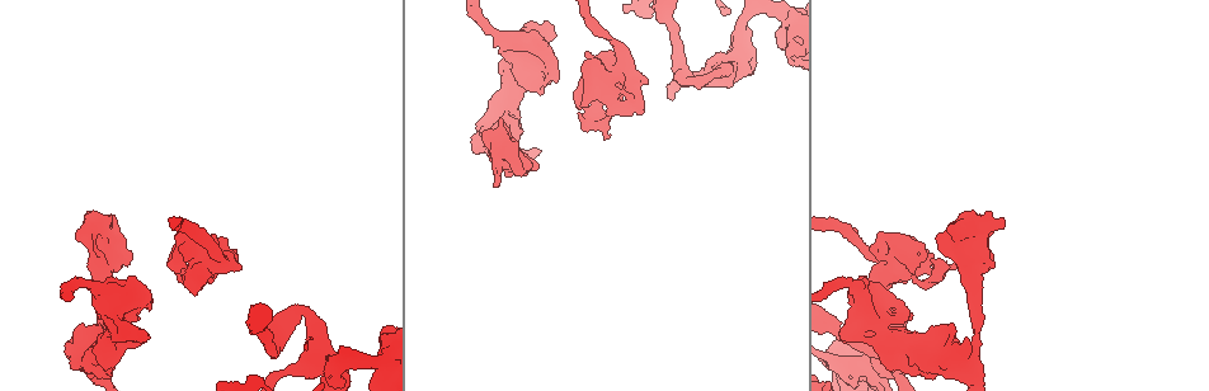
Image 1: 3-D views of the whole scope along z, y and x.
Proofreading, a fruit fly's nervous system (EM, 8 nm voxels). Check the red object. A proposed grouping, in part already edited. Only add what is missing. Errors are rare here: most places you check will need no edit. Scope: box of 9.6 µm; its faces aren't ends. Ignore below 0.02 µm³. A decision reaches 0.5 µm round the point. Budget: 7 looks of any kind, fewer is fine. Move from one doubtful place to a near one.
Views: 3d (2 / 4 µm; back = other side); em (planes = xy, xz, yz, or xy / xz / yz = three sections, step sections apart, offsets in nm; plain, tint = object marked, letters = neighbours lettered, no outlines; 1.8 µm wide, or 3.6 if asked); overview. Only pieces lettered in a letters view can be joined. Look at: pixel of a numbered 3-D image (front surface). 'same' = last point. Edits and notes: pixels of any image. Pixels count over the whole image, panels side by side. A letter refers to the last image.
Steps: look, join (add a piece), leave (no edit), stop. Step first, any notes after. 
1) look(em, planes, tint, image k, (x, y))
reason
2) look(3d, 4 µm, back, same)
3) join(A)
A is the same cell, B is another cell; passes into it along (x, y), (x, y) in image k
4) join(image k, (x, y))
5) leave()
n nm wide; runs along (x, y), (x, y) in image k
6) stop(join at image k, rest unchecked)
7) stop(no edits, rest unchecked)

look(3d, 4 µm, image 1, (735, 62))
sharp bend

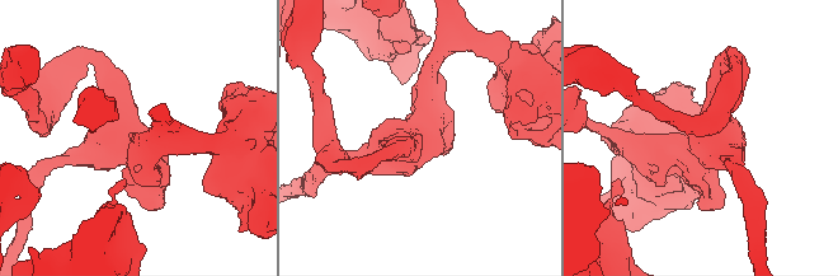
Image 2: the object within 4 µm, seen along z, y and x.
look(em, 3.6 µm, planes, tint, image 2, (705, 149))
4 arms

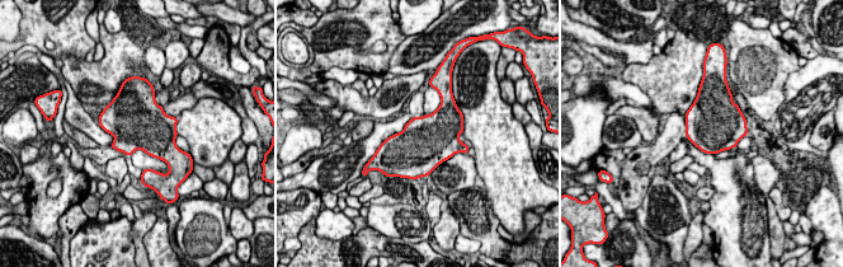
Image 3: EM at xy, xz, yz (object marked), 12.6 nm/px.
look(em, 3.6 µm, planes, letters, same)
what lies round it

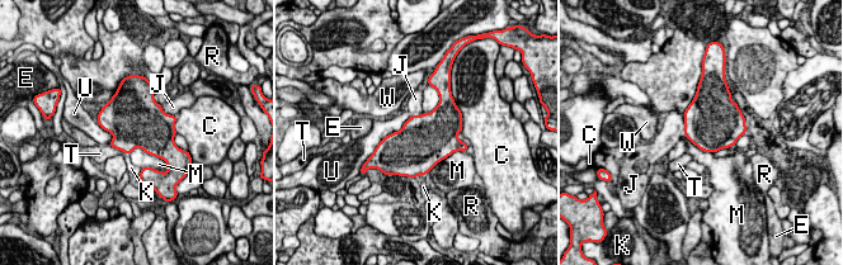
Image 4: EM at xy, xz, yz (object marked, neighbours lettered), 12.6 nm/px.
leave()
C, E, J, K, M, R, T, U and W are other cells; none of them fits

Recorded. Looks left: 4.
look(em, planes, letters, image 1, (881, 233))
stops while still wide

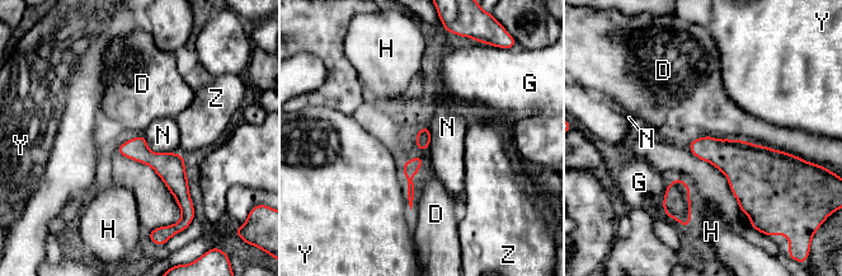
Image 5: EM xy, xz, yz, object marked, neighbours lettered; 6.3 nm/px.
leave()
D, G, H, N, Y and Z are other cells; runs along (121, 149), (154, 159), (186, 197) in image 5; none of them fits

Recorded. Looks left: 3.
look(em, 3.6 µm, xy, step 16, letters, image 1, (517, 138))

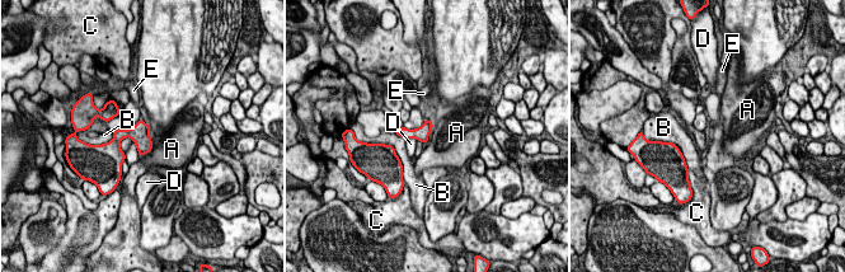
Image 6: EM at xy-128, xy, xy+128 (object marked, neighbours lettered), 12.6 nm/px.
leave()
A, B, C, D and E are other cells; border along (150, 129), (151, 149), (140, 156) in image 6; no lettered piece goes on from it

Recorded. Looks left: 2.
stop(no edits, rest unchecked)

